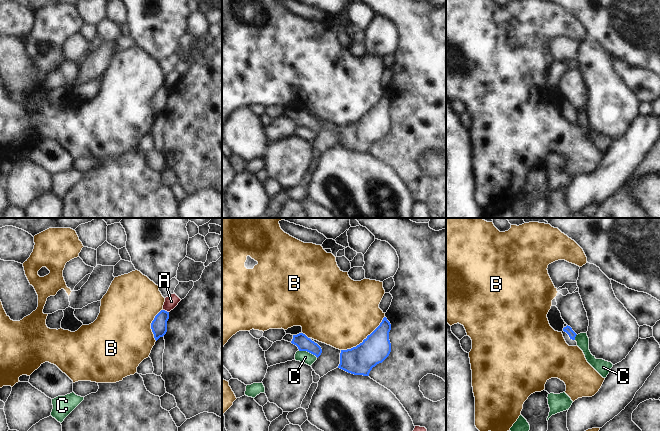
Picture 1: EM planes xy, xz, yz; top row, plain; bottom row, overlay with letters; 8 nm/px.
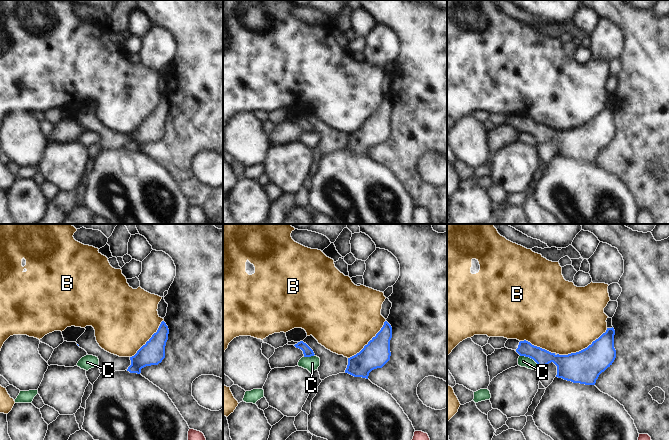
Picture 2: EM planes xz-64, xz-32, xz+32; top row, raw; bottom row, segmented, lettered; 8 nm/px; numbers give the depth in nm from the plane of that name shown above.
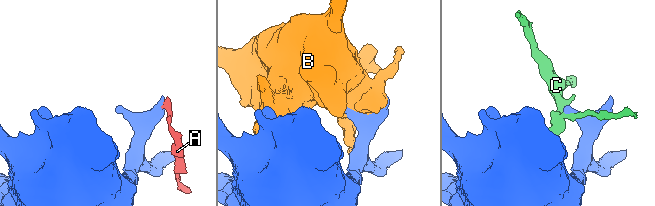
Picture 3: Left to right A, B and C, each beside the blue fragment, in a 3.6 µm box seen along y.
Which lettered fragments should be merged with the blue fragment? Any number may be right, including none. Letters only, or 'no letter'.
no letter

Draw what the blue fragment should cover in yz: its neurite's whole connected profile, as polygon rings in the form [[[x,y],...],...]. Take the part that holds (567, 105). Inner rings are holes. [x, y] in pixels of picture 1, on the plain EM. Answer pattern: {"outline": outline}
{"outline": [[[566,99],[564,100],[562,110],[563,110],[563,113],[566,117],[566,119],[569,122],[577,122],[577,118],[575,117],[575,113],[577,110]]]}

